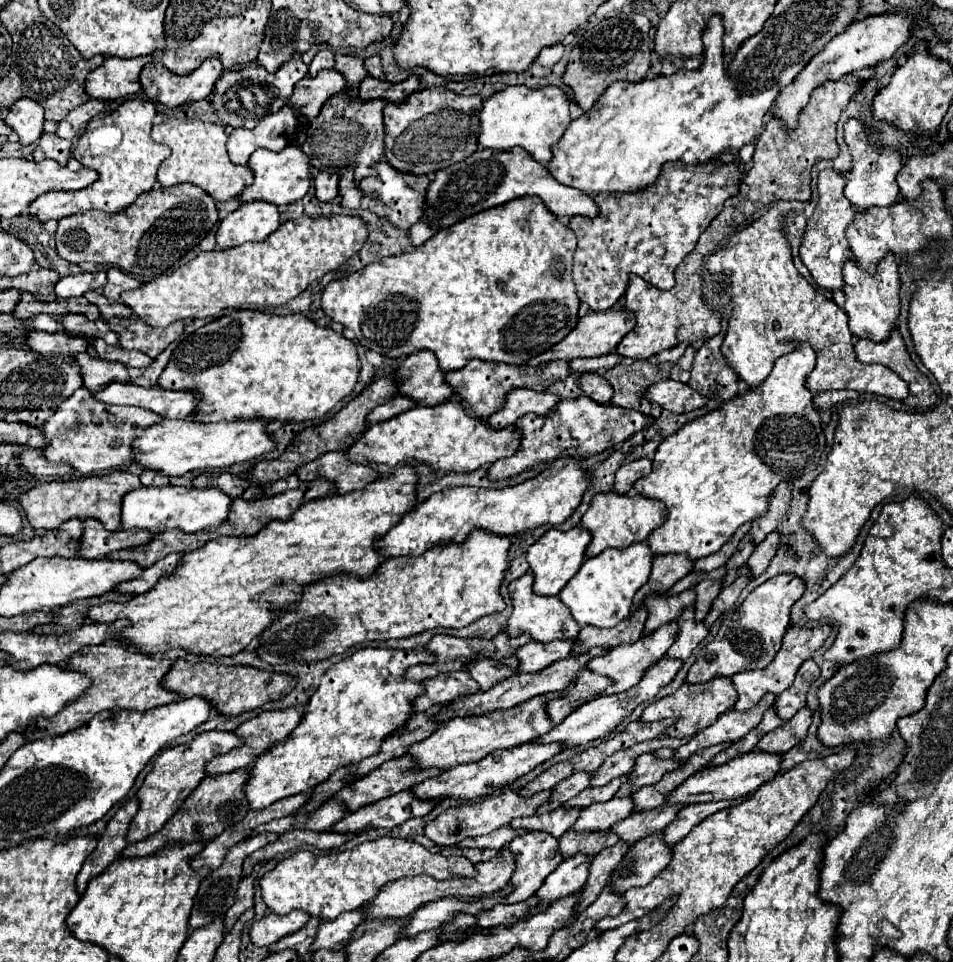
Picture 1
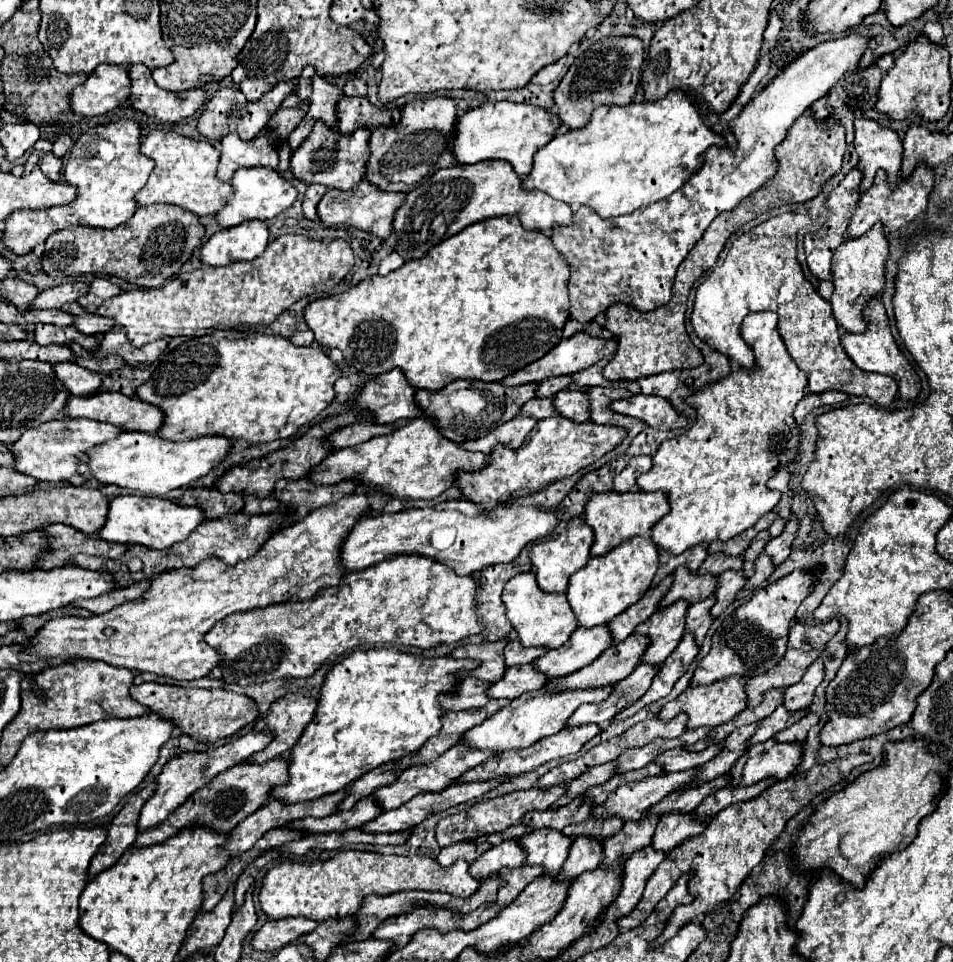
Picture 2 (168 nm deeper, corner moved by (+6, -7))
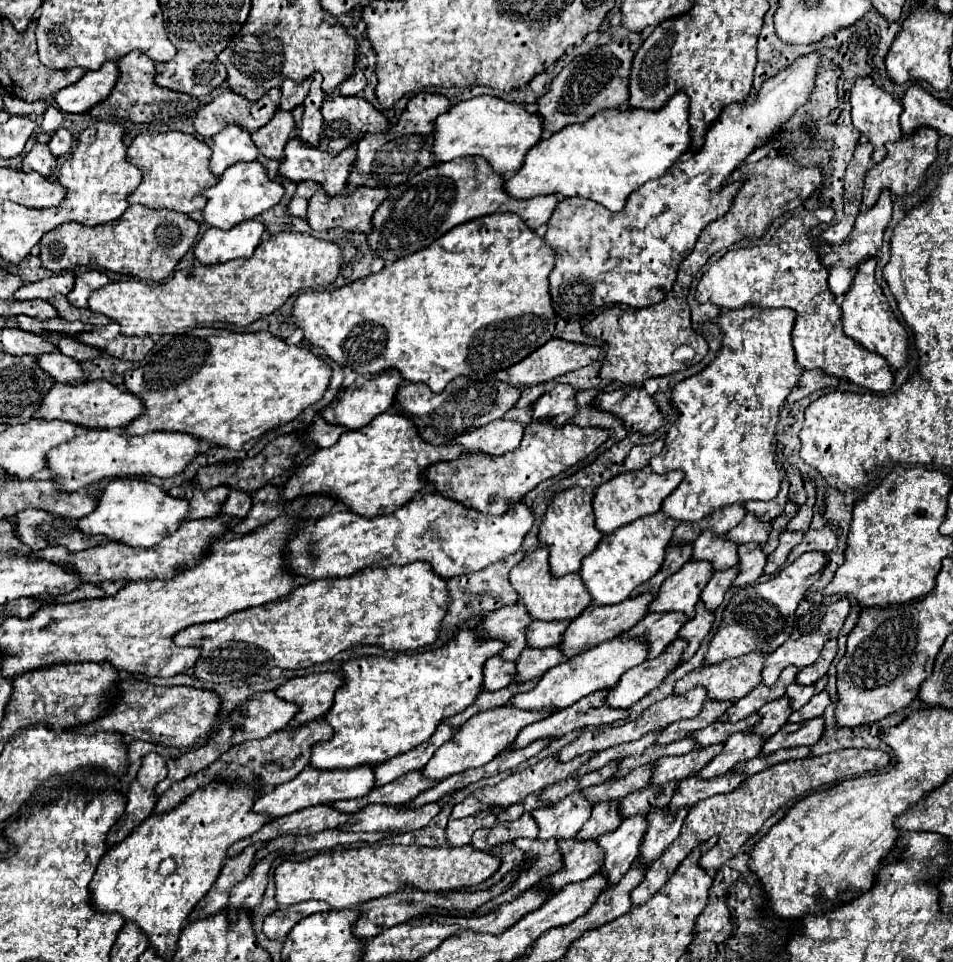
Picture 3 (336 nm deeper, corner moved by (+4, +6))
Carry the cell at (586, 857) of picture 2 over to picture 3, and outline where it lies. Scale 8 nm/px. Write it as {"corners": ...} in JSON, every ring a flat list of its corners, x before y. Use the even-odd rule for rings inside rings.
{"corners":[[598,801,592,805,592,815,584,823,584,827,578,831,576,839,598,839,604,833,610,833,620,823,620,803,618,801]]}

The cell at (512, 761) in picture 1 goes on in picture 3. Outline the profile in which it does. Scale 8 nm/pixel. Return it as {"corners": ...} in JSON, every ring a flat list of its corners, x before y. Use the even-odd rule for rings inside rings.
{"corners":[[596,691,588,695,588,699,580,699,580,703,574,703,564,711,556,711,554,715,524,727,516,741,510,745,510,749,526,747,526,743,532,743,536,739,558,739,574,729,610,725,618,719,626,719,628,709,610,707,606,703,606,695,608,691]]}

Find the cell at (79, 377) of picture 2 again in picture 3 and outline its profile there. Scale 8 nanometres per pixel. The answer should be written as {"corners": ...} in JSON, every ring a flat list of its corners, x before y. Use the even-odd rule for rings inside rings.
{"corners":[[58,351,38,355,36,361,38,361,40,369,44,373,48,373,52,379,56,379,58,383,66,383,66,385,84,383,84,371,82,371,80,363,76,363,74,359,68,359,66,355,60,355]]}

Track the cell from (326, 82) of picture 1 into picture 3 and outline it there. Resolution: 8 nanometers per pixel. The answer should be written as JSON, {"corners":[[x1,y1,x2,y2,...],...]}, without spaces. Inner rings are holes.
{"corners":[[278,109,278,113,272,117,272,121,268,125,264,125,262,129,252,133,252,141,264,157,278,161,278,159,282,159,282,151,292,135,294,125,296,123,292,121,292,113]]}

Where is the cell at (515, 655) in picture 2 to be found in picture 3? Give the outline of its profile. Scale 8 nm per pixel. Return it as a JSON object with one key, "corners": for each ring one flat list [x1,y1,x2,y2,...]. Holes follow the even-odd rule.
{"corners":[[532,621,528,627,528,645,530,647,560,645,568,625,570,621]]}

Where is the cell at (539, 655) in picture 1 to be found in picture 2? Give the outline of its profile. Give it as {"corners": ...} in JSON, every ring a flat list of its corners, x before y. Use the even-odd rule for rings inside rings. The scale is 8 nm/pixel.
{"corners":[[606,626,590,630,576,628,576,632,572,632,570,640,562,648,550,650,544,656,536,658,534,668,548,678,566,676,594,662,610,644,612,640]]}

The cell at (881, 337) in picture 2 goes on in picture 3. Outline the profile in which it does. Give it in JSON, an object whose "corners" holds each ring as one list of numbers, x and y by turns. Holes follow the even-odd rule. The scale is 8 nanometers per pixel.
{"corners":[[874,257,866,259,858,267,858,273,852,279,850,289,844,295,842,325,844,325,844,333,848,337,852,337,860,345,868,347,868,351,874,351,874,353,882,355,890,363,890,367,898,369,898,367,902,367,908,361,908,335,906,335,904,327,898,323,898,319,894,317,894,313,890,311,882,289,876,285,874,267,876,267,876,259]]}

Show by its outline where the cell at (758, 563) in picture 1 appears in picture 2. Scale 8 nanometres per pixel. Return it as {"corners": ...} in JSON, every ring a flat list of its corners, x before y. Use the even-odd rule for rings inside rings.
{"corners":[[790,518,790,520,786,522,782,534,780,534,778,538,772,538,772,540,764,546,762,554,766,554,766,556,772,558,774,568,778,568,778,566,788,558,792,540,794,540,794,536,796,536,796,530,798,530,798,522,796,522,796,518]]}

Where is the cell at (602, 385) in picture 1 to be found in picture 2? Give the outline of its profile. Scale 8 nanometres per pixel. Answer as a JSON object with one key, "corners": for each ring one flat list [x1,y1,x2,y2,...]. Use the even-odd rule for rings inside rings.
{"corners":[[566,388,556,394,554,406,558,414,574,420,574,422,586,422,590,420,590,398,582,390]]}

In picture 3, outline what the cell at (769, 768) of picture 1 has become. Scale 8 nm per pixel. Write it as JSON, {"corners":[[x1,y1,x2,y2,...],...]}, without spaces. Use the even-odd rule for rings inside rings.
{"corners":[[816,717,804,723,786,723,776,735,768,737,760,753,774,753,778,749,790,749,796,745,814,745,824,733,824,719]]}

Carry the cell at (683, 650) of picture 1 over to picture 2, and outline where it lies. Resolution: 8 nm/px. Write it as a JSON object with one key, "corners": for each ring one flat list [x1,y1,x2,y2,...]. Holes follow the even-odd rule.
{"corners":[[710,596,706,600,692,604,688,608,688,614,686,614,686,632,694,632,694,640,698,646,702,644,702,640,712,624,712,616,710,616,712,604,714,604,714,598]]}

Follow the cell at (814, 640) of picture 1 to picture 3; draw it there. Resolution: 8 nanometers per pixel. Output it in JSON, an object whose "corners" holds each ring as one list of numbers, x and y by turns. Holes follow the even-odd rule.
{"corners":[[810,599,800,601,800,605,796,609,796,623,794,623,792,635,776,651,766,655,766,665,764,665,764,671,762,671,764,685,772,687,778,681,782,669,788,667,788,665,796,665,798,669,812,665,818,659,824,643,828,639,838,637,842,625,844,625,844,619,848,617,848,611,850,611,848,599,836,599,836,601,826,601,826,603,814,603]]}

